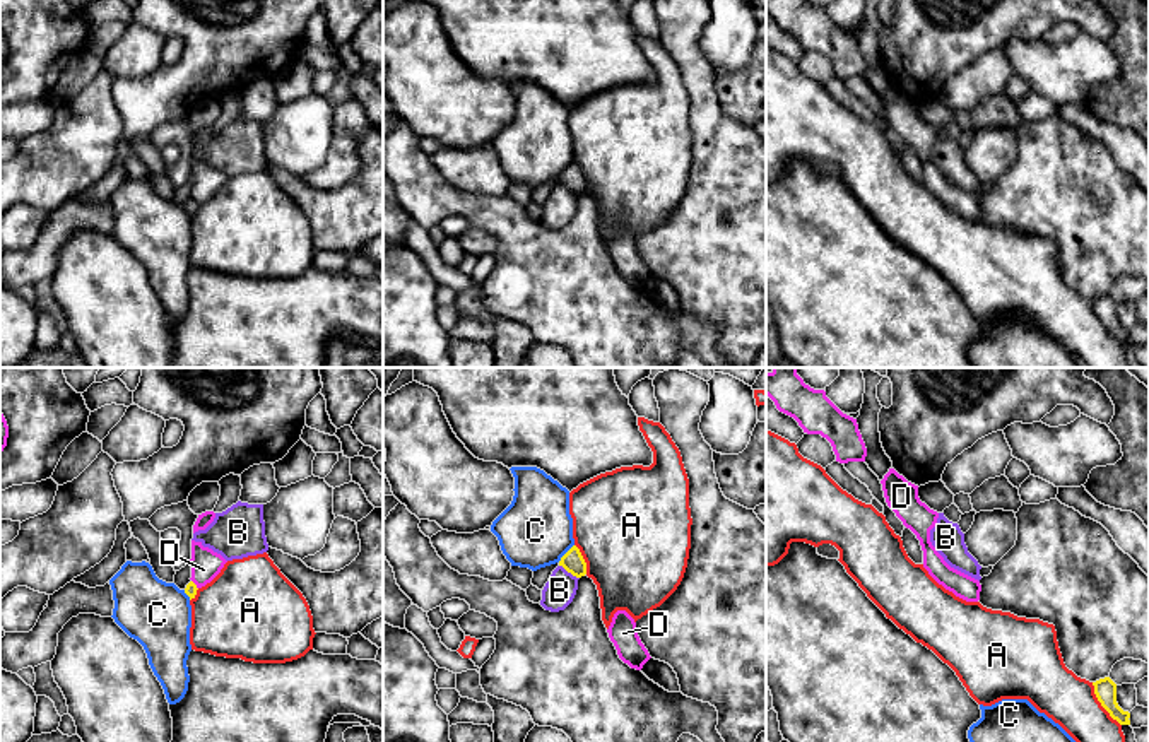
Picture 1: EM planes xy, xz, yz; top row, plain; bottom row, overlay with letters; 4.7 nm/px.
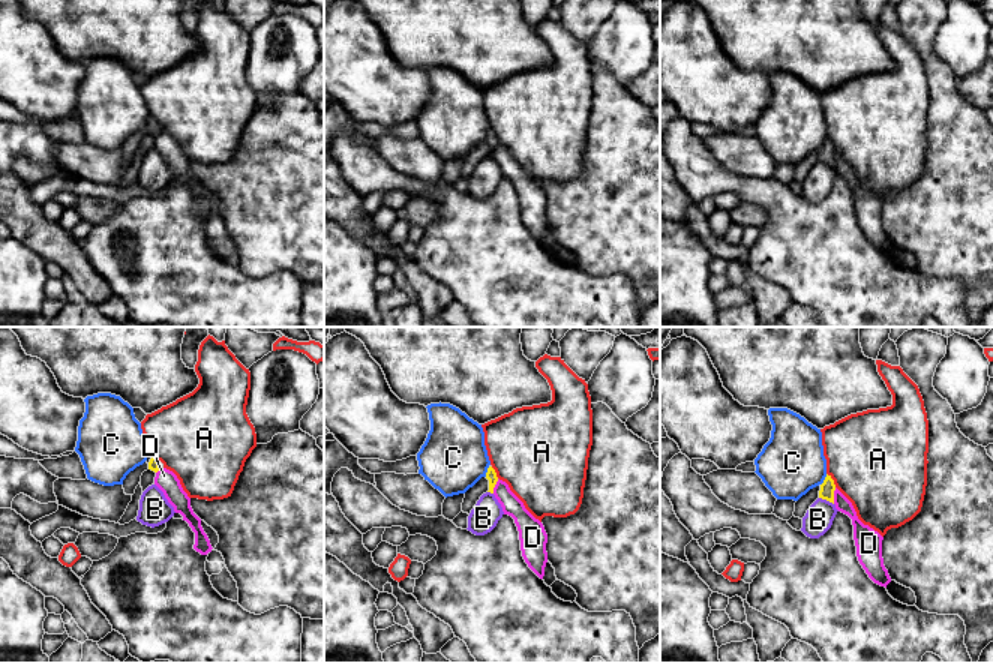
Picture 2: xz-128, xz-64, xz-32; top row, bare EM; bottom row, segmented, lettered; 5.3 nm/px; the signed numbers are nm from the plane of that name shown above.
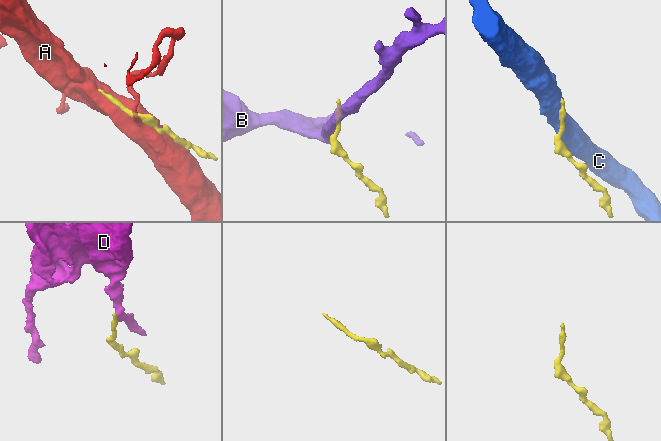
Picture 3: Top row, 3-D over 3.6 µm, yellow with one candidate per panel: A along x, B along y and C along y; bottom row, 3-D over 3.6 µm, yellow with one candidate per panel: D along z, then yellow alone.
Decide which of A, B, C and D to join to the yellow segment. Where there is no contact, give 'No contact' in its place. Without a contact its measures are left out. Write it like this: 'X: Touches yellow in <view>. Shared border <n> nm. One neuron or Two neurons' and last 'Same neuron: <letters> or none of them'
A: Touches yellow in yz. Shared border 240 nm. Two neurons
B: Touches yellow in xz. Shared border 120 nm. Two neurons
C: Touches yellow in xz. Shared border 120 nm. Two neurons
D: Touches yellow in xy. Shared border 50 nm. Two neurons
Same neuron: none of them

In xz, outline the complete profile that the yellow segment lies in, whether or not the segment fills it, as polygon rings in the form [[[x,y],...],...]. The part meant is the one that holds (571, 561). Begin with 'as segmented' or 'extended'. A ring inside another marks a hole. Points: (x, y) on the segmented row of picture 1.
as segmented; [[[573,545],[559,561],[559,566],[563,566],[568,573],[571,573],[576,578],[581,578],[586,574],[586,562],[576,545]]]

